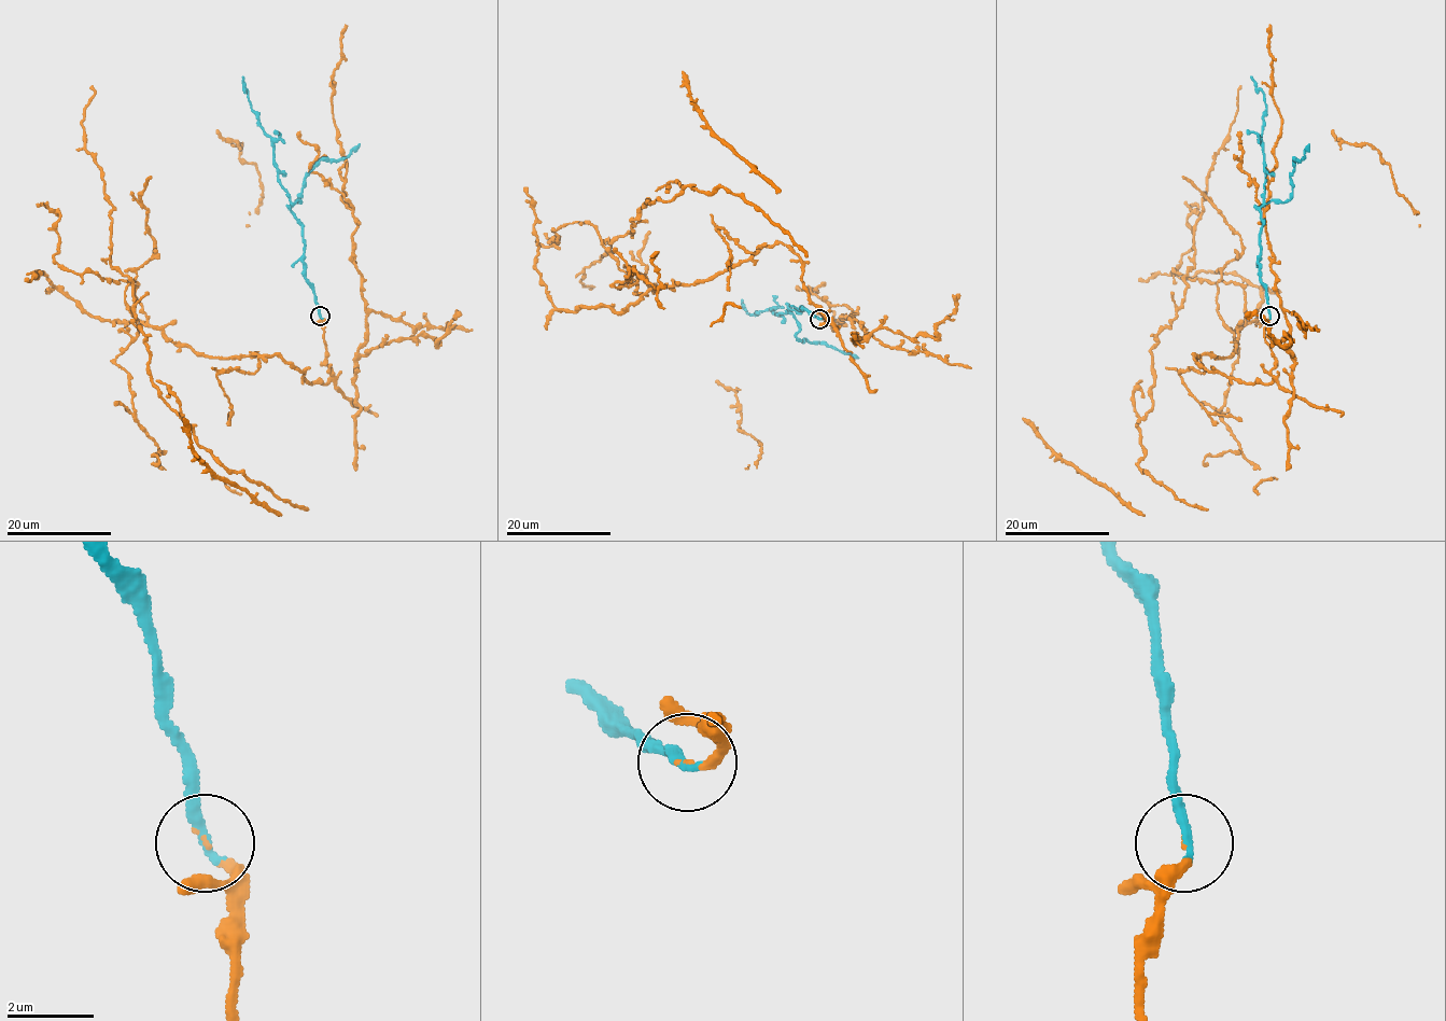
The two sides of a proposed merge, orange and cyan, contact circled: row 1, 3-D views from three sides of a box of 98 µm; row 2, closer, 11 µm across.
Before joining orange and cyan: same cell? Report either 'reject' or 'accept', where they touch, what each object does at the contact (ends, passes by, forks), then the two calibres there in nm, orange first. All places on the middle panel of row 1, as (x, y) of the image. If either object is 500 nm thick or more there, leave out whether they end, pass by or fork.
accept | (819, 319) | orange ends | cyan ends | 170/260 nm

